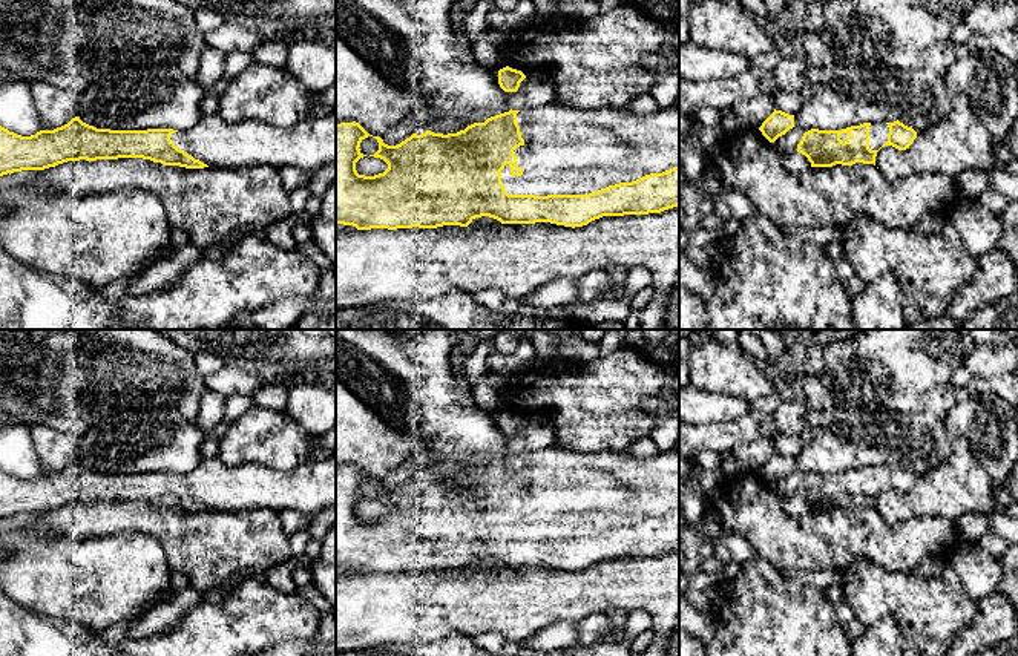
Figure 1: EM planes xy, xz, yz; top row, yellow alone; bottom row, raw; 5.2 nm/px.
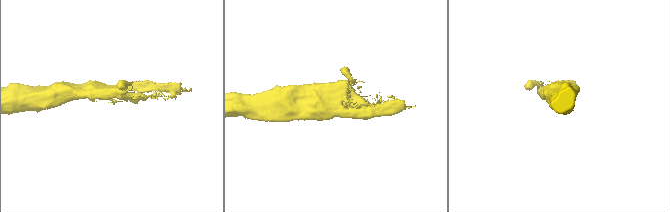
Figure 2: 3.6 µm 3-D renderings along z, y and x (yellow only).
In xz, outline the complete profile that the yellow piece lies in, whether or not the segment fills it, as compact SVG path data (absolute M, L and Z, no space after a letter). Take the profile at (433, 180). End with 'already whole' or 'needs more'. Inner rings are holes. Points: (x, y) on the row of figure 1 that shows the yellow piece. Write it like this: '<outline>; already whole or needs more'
M552 101L523 110L511 109L457 133L412 133L397 146L388 146L380 136L373 136L379 150L369 156L388 164L383 173L374 176L359 175L356 170L356 162L366 156L359 147L368 136L373 135L356 121L336 124L336 224L357 230L468 227L481 216L501 224L550 222L575 228L603 216L661 213L679 205L678 107L636 115L626 106L575 109Z; needs more

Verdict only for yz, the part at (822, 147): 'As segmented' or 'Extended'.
Extended

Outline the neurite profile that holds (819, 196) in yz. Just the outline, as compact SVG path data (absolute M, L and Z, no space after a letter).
M753 127L722 133L716 150L710 153L710 162L721 173L725 187L739 190L759 215L779 228L786 225L843 228L857 216L866 216L891 228L912 227L926 216L946 216L958 204L955 179L932 172L898 181L889 181L877 166L863 162L788 172L774 144Z

